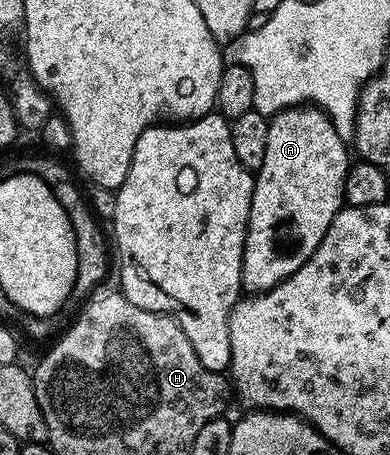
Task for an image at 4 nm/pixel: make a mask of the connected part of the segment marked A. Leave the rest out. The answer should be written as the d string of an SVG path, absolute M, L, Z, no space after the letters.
M290 106L270 118L268 153L264 155L264 164L256 171L244 240L242 289L247 295L276 288L276 284L288 280L296 268L304 268L308 256L320 248L320 240L324 240L332 220L346 202L346 173L352 165L352 154L350 158L349 153L347 139L336 132L330 117L316 106Z

